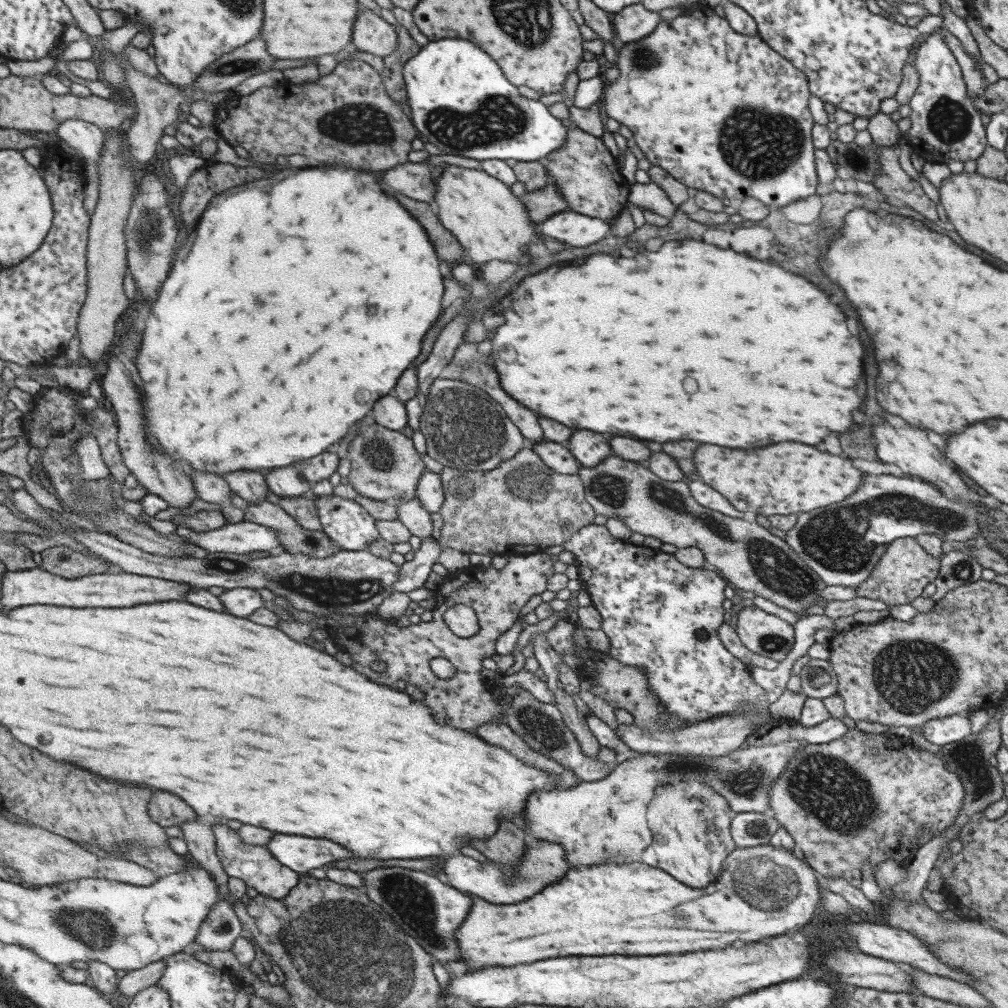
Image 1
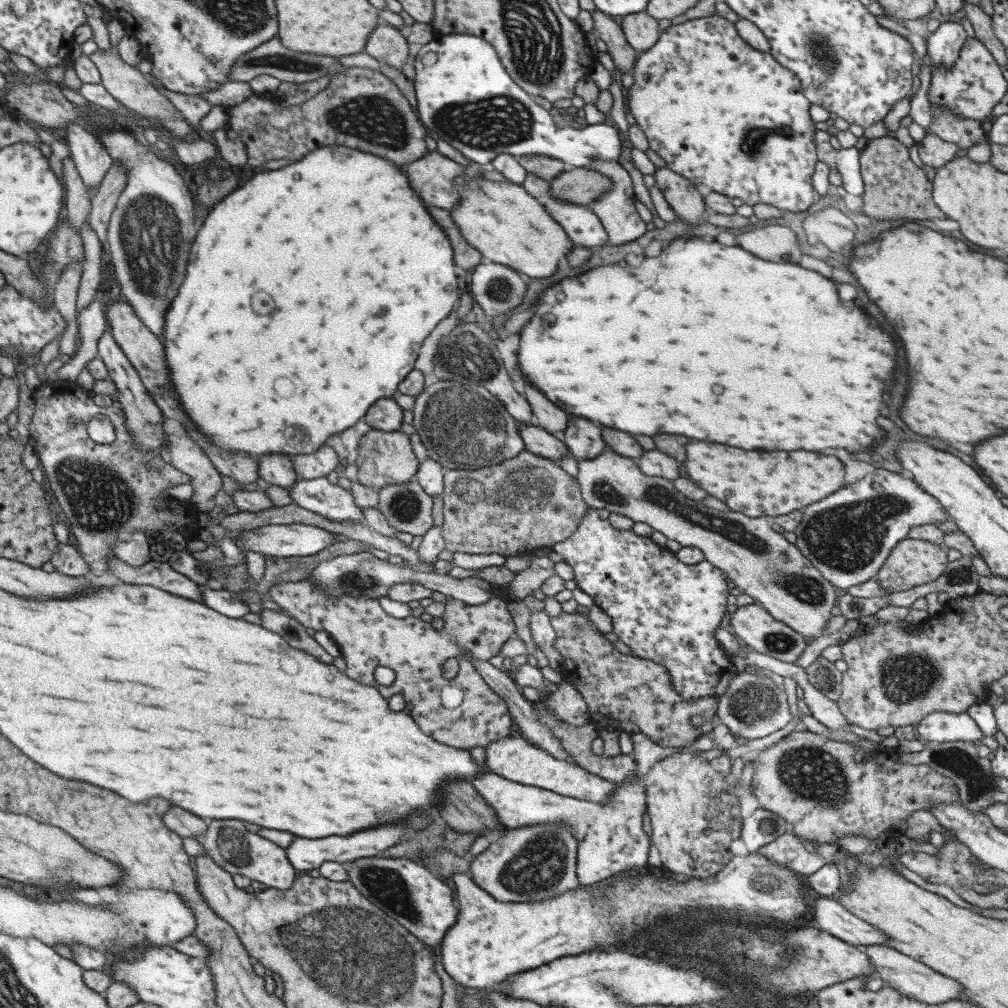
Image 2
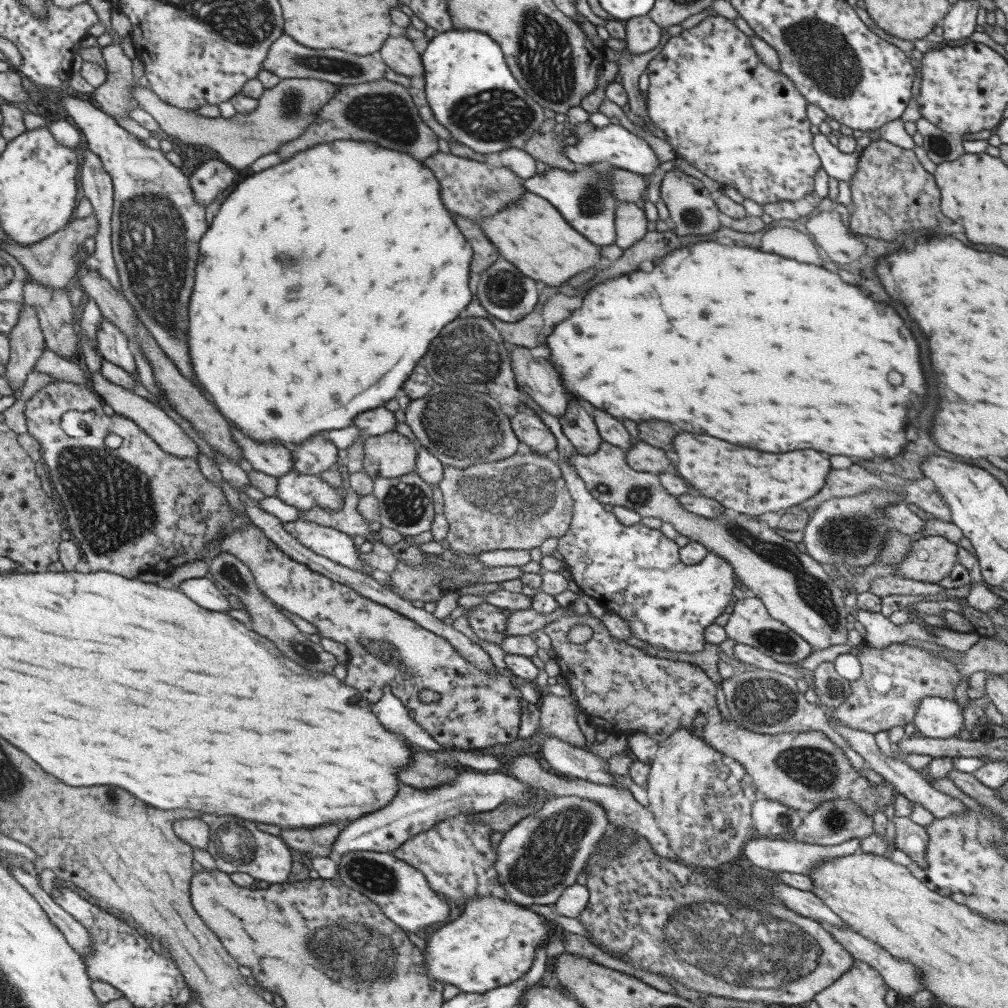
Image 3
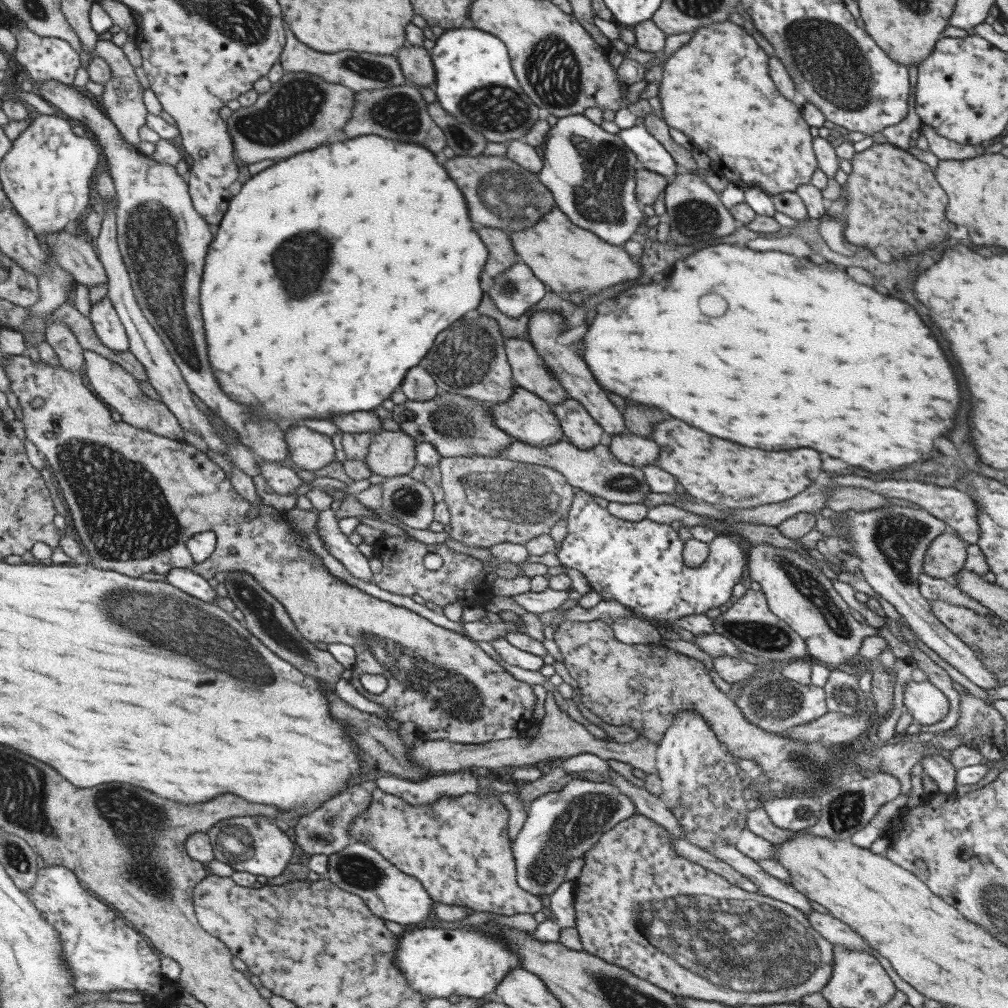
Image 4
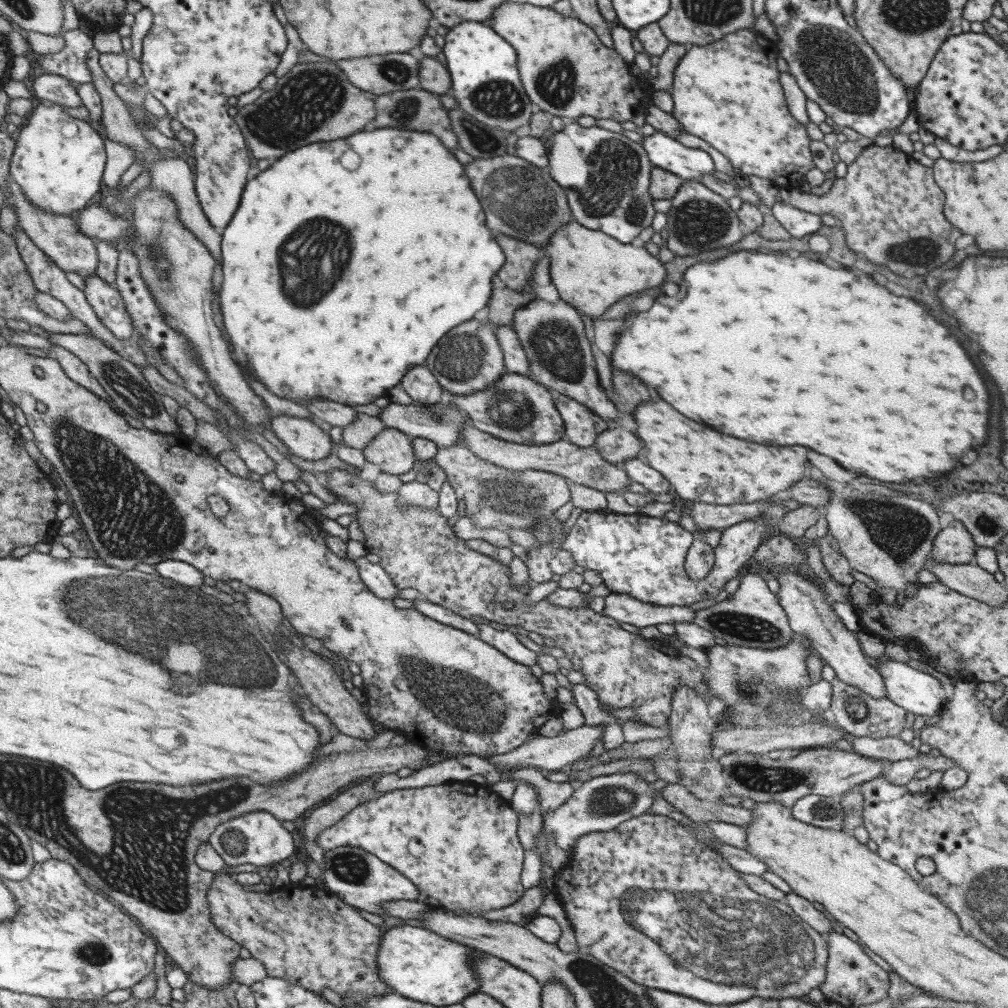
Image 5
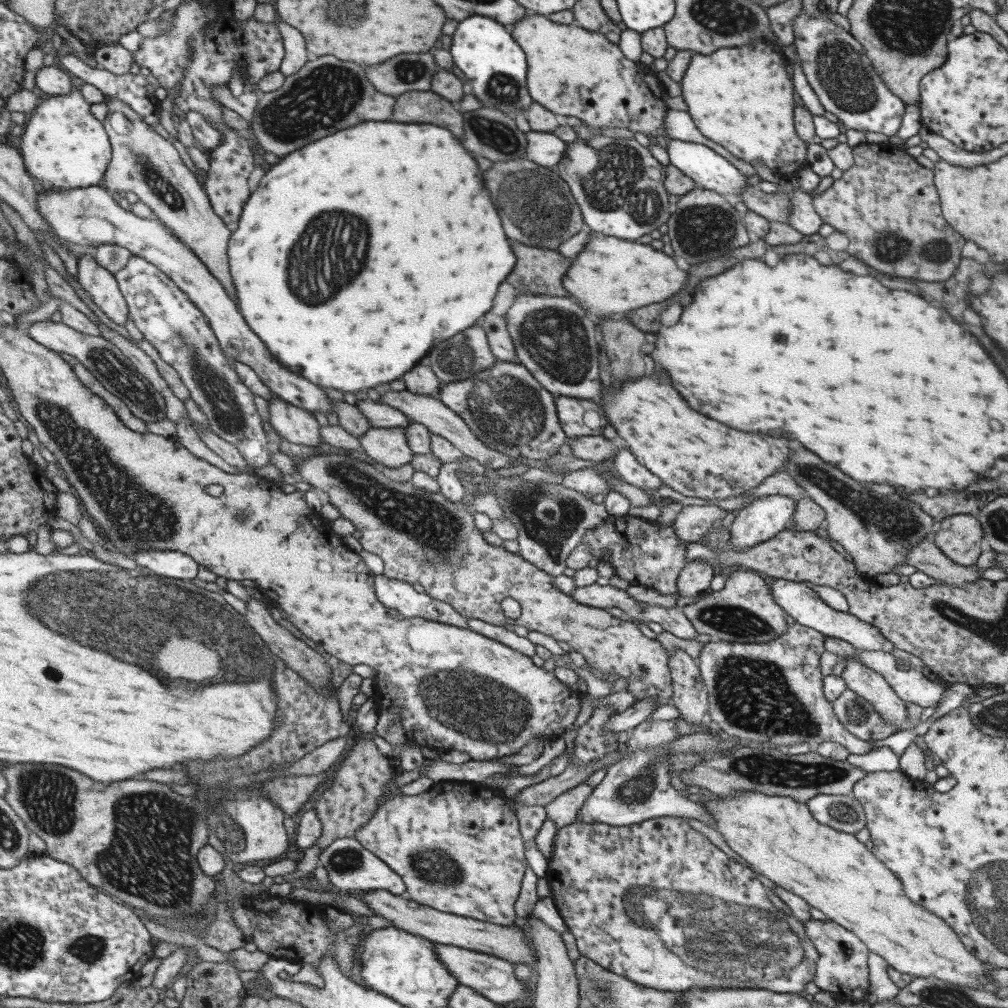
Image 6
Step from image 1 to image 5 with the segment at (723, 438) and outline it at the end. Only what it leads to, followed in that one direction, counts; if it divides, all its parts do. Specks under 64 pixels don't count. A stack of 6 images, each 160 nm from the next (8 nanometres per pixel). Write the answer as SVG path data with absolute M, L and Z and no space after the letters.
M757 250L731 252L715 262L693 264L685 270L679 292L675 298L655 298L647 312L637 312L627 316L629 330L619 334L615 350L611 354L611 366L637 376L643 384L653 386L653 390L669 402L683 416L707 424L717 432L735 436L747 442L769 444L769 446L791 446L799 444L811 448L819 454L829 456L841 468L869 476L881 482L901 482L913 478L937 478L959 466L959 458L973 448L979 448L987 440L985 422L989 424L989 388L967 352L961 348L959 340L951 332L937 324L921 306L903 296L893 296L883 286L875 284L865 274L855 276L849 270L833 270L820 260L808 260L802 255L787 256L781 253L759 253Z

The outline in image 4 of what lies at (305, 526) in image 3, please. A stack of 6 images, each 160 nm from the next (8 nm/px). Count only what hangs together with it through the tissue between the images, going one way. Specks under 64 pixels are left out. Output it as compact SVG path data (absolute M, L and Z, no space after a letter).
M334 505L317 513L316 528L324 542L324 548L345 566L351 576L369 581L374 575L367 565L368 558L347 541L347 535L340 529L340 520L335 511Z

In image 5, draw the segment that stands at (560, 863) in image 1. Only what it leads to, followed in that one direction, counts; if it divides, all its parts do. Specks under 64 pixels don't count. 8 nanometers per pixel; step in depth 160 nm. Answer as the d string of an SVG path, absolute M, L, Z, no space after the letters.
M632 772L613 773L605 776L588 778L574 785L573 794L553 811L541 813L544 822L542 833L533 849L524 851L524 859L520 874L520 883L524 889L543 884L551 892L552 882L557 879L555 874L548 878L541 877L541 855L546 851L546 838L554 836L554 841L563 852L569 854L574 840L591 831L608 831L618 824L646 813L653 804L656 792L641 775Z

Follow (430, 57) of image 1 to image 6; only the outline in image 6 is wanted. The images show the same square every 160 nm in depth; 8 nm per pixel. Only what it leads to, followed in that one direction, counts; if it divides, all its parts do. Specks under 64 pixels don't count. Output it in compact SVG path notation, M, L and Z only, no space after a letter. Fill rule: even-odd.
M471 15L459 22L451 36L453 64L467 79L465 87L482 106L497 109L510 117L514 112L526 109L532 98L526 89L526 58L519 45L513 40L500 22L481 15ZM667 139L666 152L669 157L669 164L675 166L685 176L695 181L697 186L705 190L712 190L716 194L723 195L730 199L739 195L740 190L751 184L752 179L746 177L740 170L737 170L726 158L713 152L711 148L694 142L681 142L681 140Z

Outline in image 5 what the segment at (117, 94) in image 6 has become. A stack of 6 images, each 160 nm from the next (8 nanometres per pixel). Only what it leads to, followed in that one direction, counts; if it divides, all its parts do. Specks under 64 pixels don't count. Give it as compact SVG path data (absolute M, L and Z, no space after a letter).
M79 28L64 33L65 48L57 53L43 54L39 66L47 73L60 74L79 83L94 82L94 74L88 66L90 52L96 48L92 39Z

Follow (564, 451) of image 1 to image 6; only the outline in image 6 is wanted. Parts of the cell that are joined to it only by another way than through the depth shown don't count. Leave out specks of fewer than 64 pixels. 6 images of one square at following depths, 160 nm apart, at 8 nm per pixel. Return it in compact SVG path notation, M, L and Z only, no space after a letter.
M495 360L488 369L466 375L457 382L442 384L434 397L462 418L481 442L507 456L548 459L567 439L556 417L555 396L517 362Z

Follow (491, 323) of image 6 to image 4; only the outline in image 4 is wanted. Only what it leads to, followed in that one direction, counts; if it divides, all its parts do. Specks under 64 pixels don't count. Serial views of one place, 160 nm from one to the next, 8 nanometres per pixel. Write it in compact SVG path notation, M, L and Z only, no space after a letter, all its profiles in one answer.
M507 338L503 346L515 386L536 394L550 405L569 398L529 341Z

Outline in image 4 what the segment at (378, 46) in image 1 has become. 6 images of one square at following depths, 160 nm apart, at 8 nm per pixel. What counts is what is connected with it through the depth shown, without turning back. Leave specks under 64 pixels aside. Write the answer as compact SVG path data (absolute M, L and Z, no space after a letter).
M411 45L399 50L395 56L407 82L423 87L433 84L436 74L428 50Z

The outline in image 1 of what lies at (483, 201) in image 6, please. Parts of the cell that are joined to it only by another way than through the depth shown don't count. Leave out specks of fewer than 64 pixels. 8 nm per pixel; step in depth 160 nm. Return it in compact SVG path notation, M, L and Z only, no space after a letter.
M312 163L307 167L293 167L293 170L284 169L277 174L267 176L264 179L256 180L245 185L237 186L226 190L222 194L215 196L205 213L199 220L199 226L195 228L195 232L189 236L185 248L179 250L175 266L171 276L167 278L165 286L163 286L163 296L152 301L150 313L144 330L140 333L142 349L135 360L138 374L144 383L141 388L144 394L144 415L146 416L148 430L148 445L165 453L169 457L173 457L176 461L182 461L187 464L188 468L199 469L199 472L211 472L224 477L225 474L235 474L237 470L255 470L255 472L273 472L273 469L281 469L284 466L299 465L299 463L307 459L318 457L326 452L327 448L335 442L340 442L341 438L347 436L347 426L355 424L359 418L363 418L369 408L373 406L373 402L381 396L385 396L398 378L402 376L401 372L405 372L405 368L409 366L409 362L413 362L419 354L419 346L421 346L421 338L423 334L430 330L433 318L437 318L439 310L441 310L441 296L443 296L443 276L439 272L439 260L435 256L433 245L429 242L425 230L419 226L419 222L415 222L415 218L402 207L398 199L391 195L386 195L382 190L382 183L377 182L377 178L373 174L361 172L361 169L352 169L343 165L327 165L325 163Z

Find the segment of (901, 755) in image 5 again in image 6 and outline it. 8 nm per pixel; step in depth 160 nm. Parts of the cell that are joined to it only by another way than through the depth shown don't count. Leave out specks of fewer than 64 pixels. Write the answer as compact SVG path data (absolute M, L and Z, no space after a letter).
M793 623L777 638L755 644L730 643L710 640L698 655L701 680L707 690L707 714L717 733L734 737L751 745L770 745L788 748L799 743L817 746L822 742L841 745L849 754L867 754L875 750L869 742L861 741L847 732L832 712L832 703L823 697L820 654L824 651L821 633Z

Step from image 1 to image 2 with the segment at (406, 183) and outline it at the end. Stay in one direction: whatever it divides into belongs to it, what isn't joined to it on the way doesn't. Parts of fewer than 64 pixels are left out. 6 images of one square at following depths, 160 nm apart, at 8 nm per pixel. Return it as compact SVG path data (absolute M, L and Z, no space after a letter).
M434 150L427 151L403 169L415 196L425 206L451 211L455 203L459 203L456 185L465 178L460 164Z

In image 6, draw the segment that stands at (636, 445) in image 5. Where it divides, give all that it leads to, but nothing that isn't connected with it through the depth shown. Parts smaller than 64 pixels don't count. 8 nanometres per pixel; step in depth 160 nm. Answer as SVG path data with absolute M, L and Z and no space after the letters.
M582 436L567 438L564 447L579 460L590 460L593 463L611 460L615 454L615 447L608 438L599 436Z

